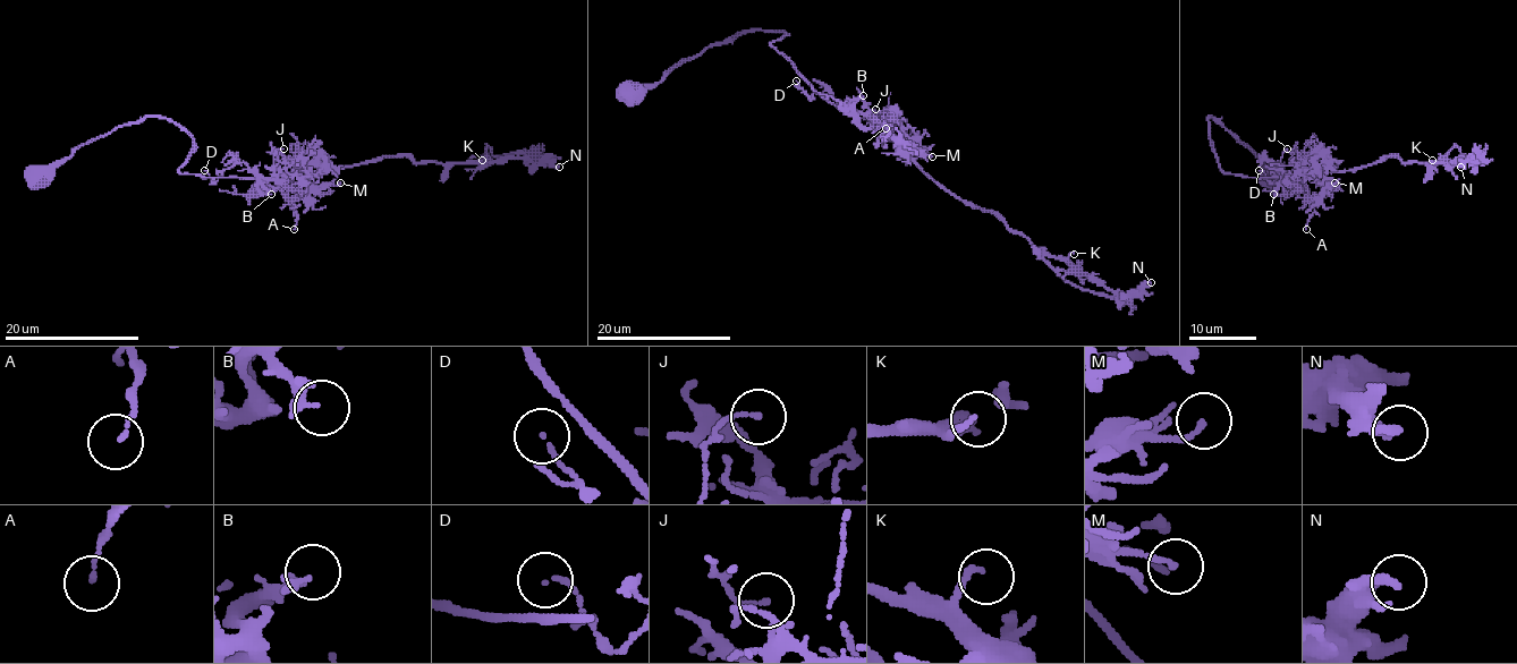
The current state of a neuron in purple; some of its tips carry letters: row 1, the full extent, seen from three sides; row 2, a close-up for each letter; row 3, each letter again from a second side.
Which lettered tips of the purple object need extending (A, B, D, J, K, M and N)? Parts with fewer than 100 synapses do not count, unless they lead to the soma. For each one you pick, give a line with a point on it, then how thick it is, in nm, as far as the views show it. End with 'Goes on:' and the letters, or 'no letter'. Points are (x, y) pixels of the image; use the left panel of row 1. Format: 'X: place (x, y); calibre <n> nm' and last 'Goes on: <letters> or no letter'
Goes on: no letter

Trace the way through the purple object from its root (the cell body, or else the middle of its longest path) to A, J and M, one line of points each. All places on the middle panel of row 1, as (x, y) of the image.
A: (628, 95), (709, 47), (782, 31), (771, 43), (820, 94), (866, 112), (882, 136), (886, 128)
J: (628, 95), (709, 47), (782, 31), (771, 43), (820, 94), (847, 112), (875, 109)
M: (628, 95), (709, 47), (782, 31), (771, 43), (820, 94), (932, 156)

